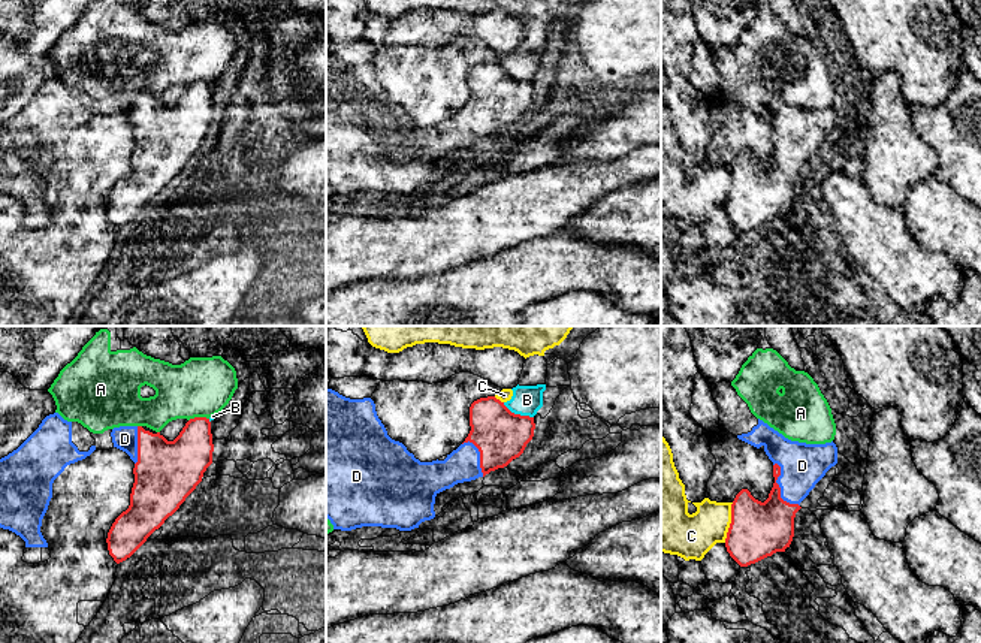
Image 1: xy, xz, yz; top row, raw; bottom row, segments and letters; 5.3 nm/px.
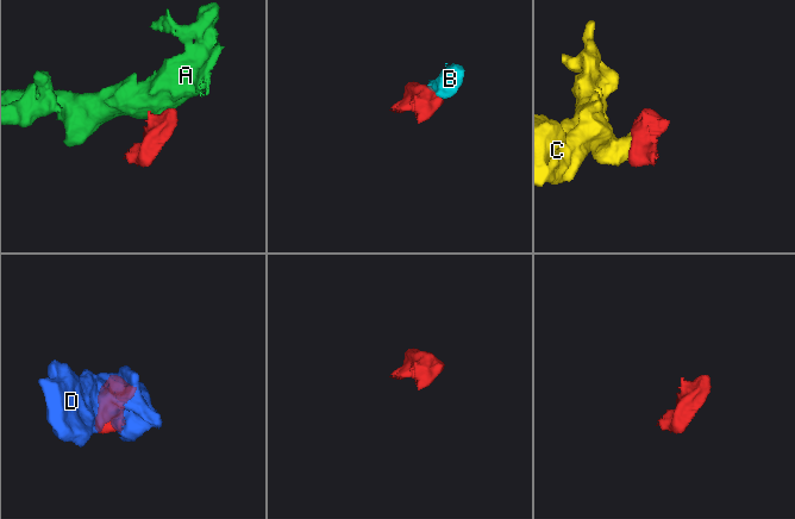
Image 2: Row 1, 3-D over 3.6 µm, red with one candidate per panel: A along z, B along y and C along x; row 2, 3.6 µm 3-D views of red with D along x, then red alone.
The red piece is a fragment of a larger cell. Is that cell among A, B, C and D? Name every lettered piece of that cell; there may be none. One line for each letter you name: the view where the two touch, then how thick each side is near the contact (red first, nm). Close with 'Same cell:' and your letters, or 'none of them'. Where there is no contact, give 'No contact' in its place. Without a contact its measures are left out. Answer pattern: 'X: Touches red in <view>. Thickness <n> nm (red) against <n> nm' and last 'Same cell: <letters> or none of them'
D: Touches red in yz. Thickness 300 nm (red) against 240 nm
Same cell: D

